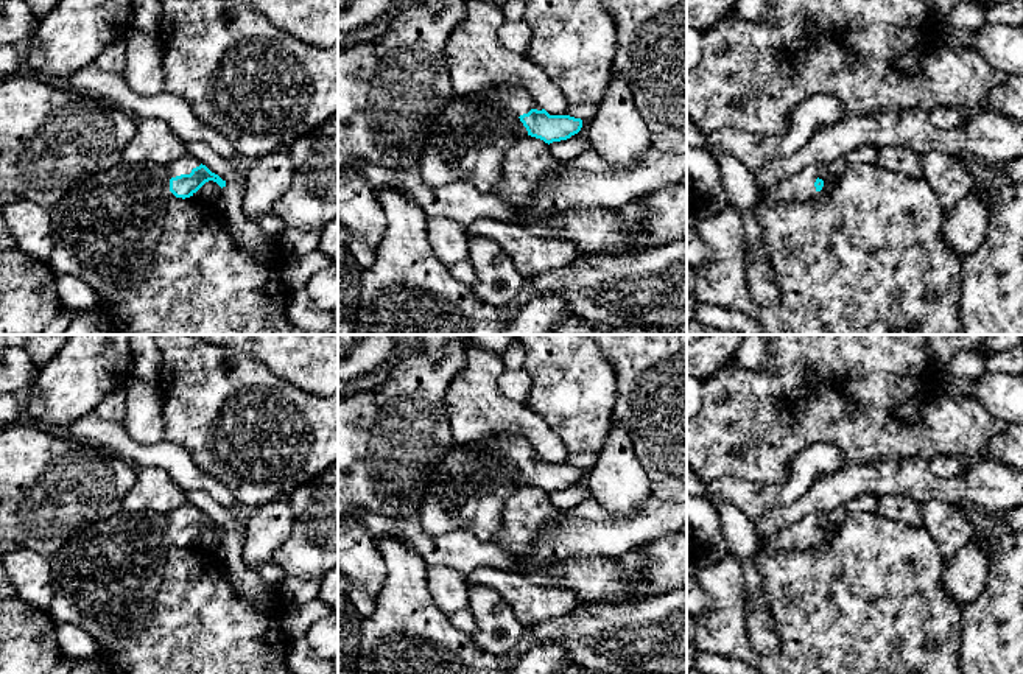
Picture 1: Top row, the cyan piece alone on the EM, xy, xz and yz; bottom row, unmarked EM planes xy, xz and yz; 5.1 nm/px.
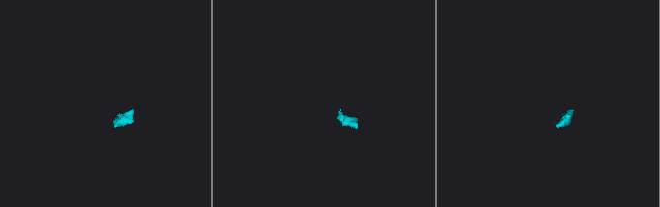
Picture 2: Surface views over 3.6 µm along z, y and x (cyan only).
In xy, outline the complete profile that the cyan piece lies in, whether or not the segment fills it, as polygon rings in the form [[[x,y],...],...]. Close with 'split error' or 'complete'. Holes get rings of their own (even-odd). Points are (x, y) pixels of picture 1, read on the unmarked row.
[[[190,503],[171,512],[121,509],[89,525],[48,557],[53,588],[50,616],[54,623],[81,626],[100,649],[114,649],[123,640],[137,638],[153,613],[170,548],[195,545],[209,529],[226,535],[226,529]]]; split error

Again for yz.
[[[844,504],[830,511],[811,512],[775,535],[760,537],[760,546],[769,554],[816,549],[838,532],[847,514]]]; split error

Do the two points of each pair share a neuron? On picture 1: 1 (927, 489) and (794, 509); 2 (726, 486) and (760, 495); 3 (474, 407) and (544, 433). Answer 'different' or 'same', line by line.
1: same
2: same
3: same

